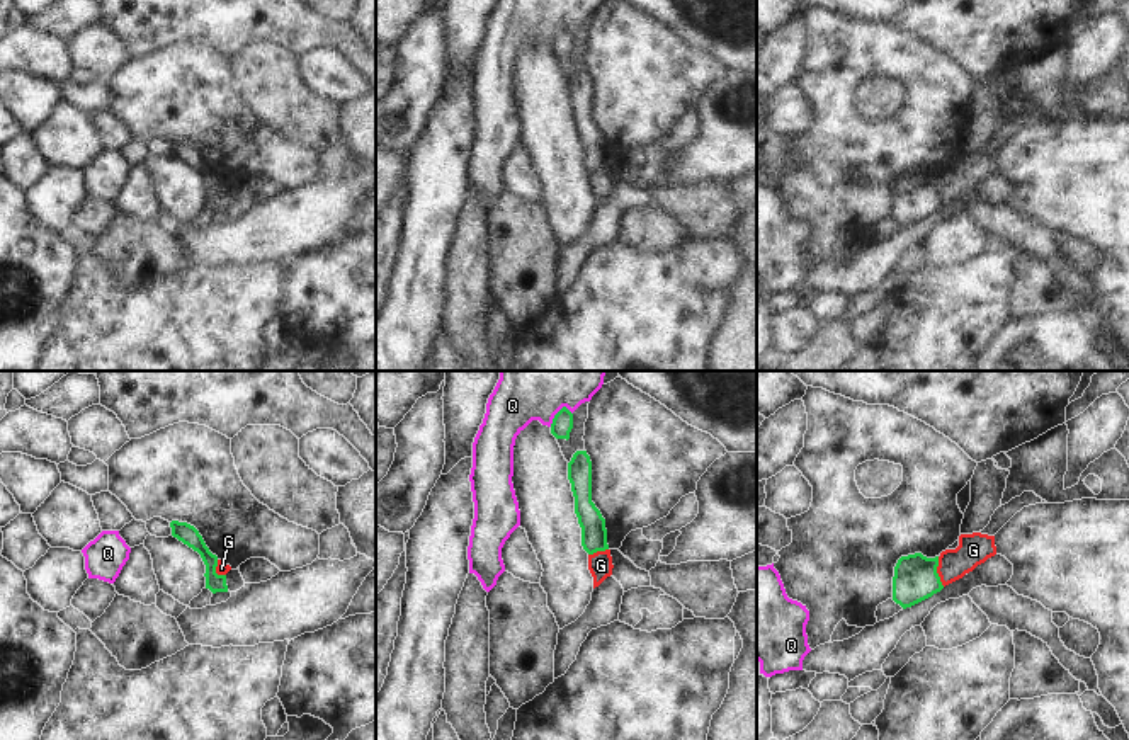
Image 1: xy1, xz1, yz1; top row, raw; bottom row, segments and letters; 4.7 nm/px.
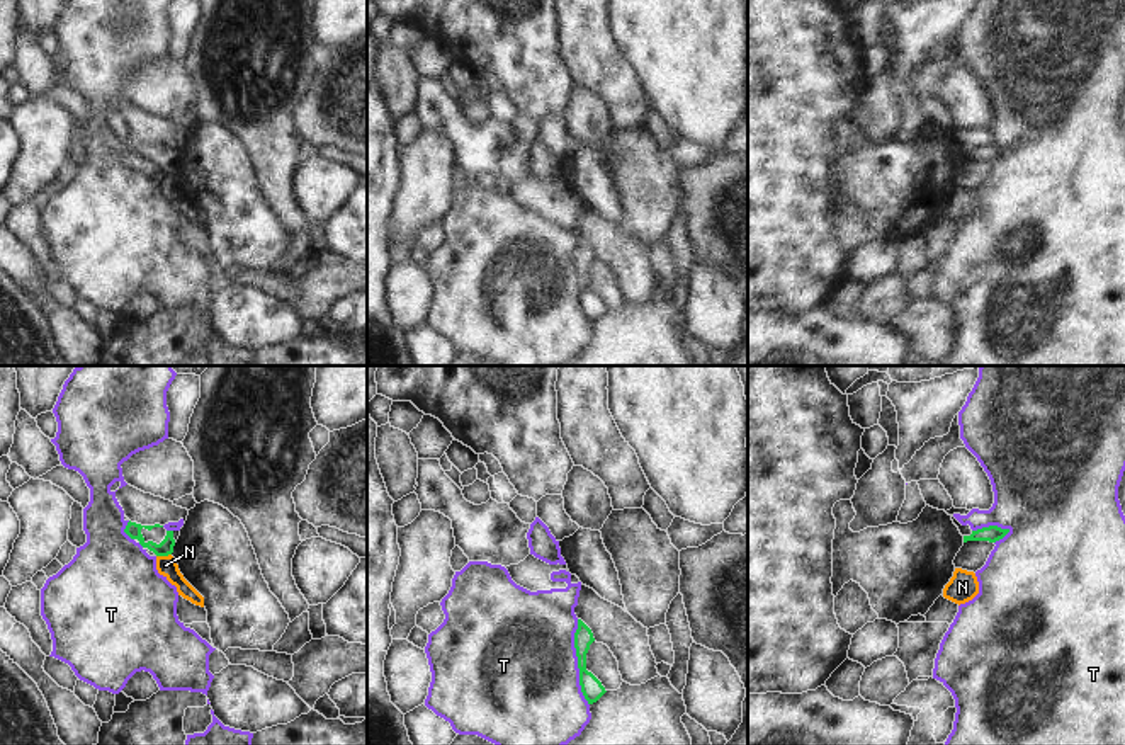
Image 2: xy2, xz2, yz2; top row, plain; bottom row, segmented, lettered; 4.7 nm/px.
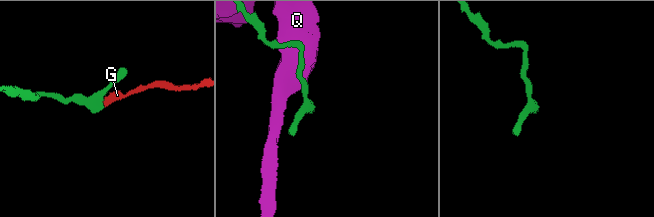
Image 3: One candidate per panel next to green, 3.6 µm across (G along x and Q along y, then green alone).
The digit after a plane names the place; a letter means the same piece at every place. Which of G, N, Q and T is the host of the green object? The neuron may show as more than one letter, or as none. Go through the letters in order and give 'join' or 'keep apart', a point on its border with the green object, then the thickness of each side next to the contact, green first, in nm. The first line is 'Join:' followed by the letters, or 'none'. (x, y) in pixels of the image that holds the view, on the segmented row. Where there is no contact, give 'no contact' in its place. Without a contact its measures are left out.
Join: none
G: keep apart; contact yz1 (936, 572); calibres 220 and 150 nm
N: keep apart; contact xy2 (163, 555); calibres 70 and 90 nm
Q: keep apart; contact xz1 (558, 412); calibres 100 and 400 nm
T: keep apart; contact xz2 (578, 662); calibres 100 and 500 nm

